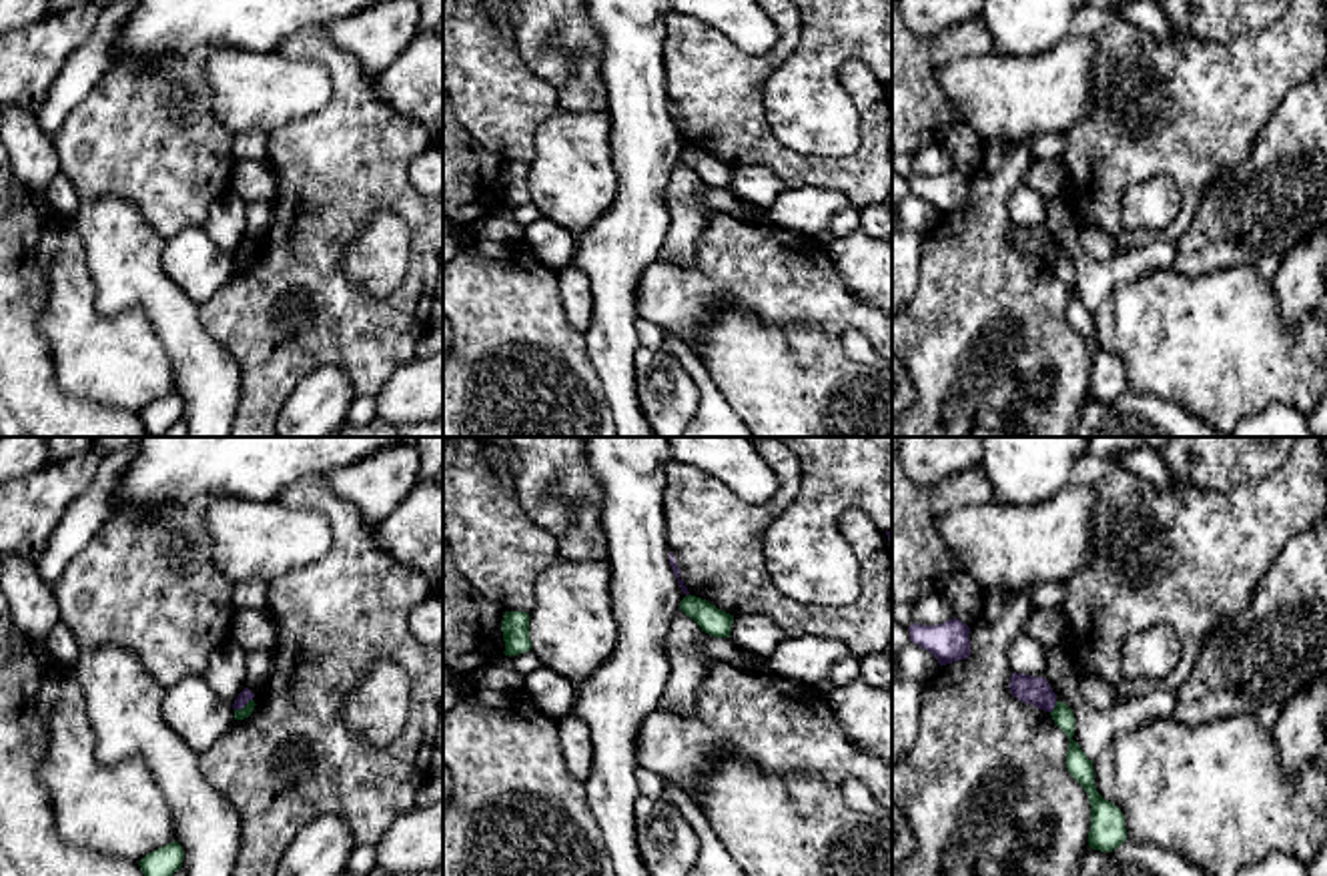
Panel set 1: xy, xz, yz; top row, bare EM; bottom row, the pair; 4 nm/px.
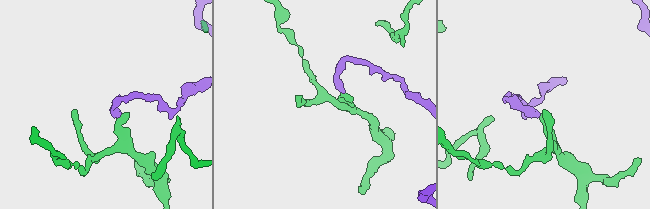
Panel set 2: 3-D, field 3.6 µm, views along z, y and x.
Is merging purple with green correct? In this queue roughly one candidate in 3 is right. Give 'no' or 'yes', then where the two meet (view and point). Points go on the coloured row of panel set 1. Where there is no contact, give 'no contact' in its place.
no; contact yz (1053, 708)

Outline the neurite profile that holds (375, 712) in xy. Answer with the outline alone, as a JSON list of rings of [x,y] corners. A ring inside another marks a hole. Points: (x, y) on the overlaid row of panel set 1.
[[[375,660],[343,702],[349,732],[373,748],[399,738],[409,716],[409,676],[395,660]]]

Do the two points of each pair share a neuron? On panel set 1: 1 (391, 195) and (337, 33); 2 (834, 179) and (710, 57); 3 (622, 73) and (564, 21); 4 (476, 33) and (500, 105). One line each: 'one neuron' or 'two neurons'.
1: two neurons
2: one neuron
3: two neurons
4: one neuron

